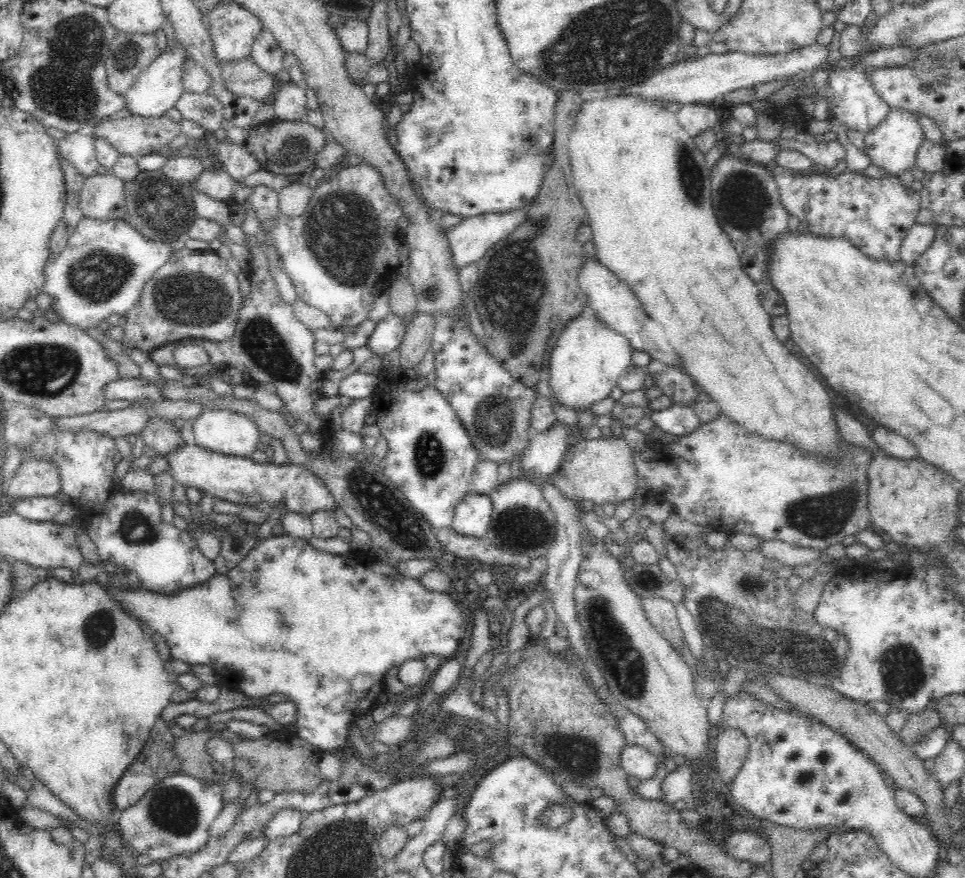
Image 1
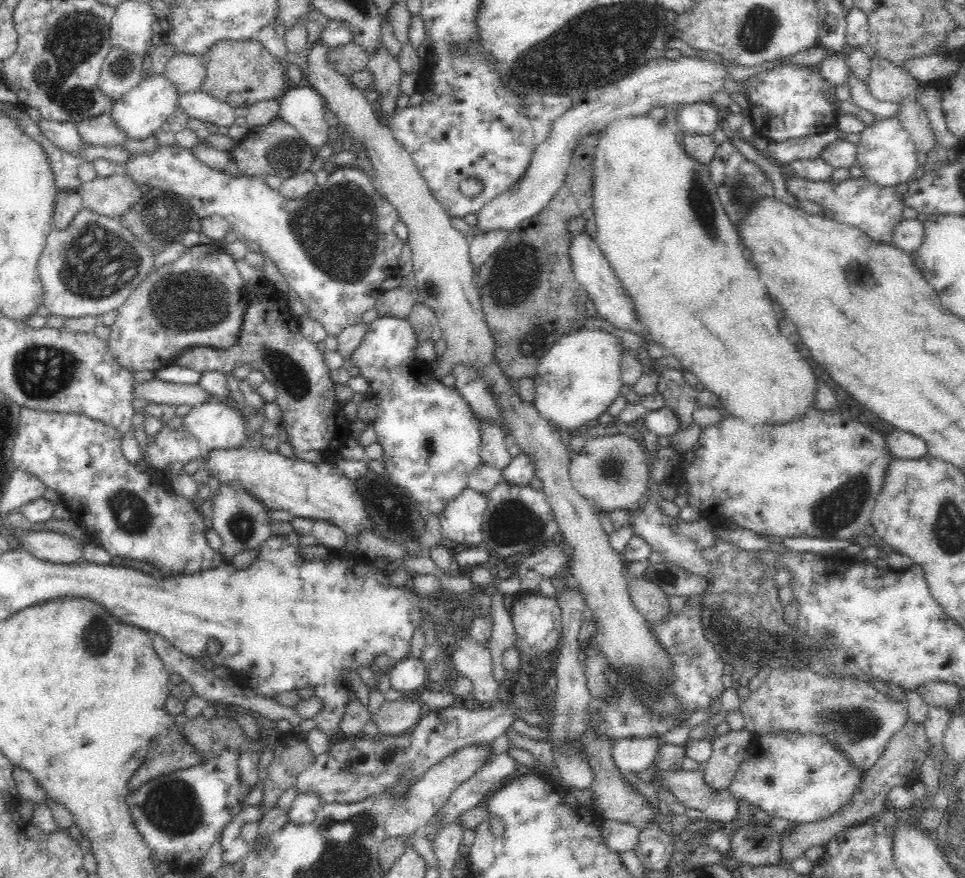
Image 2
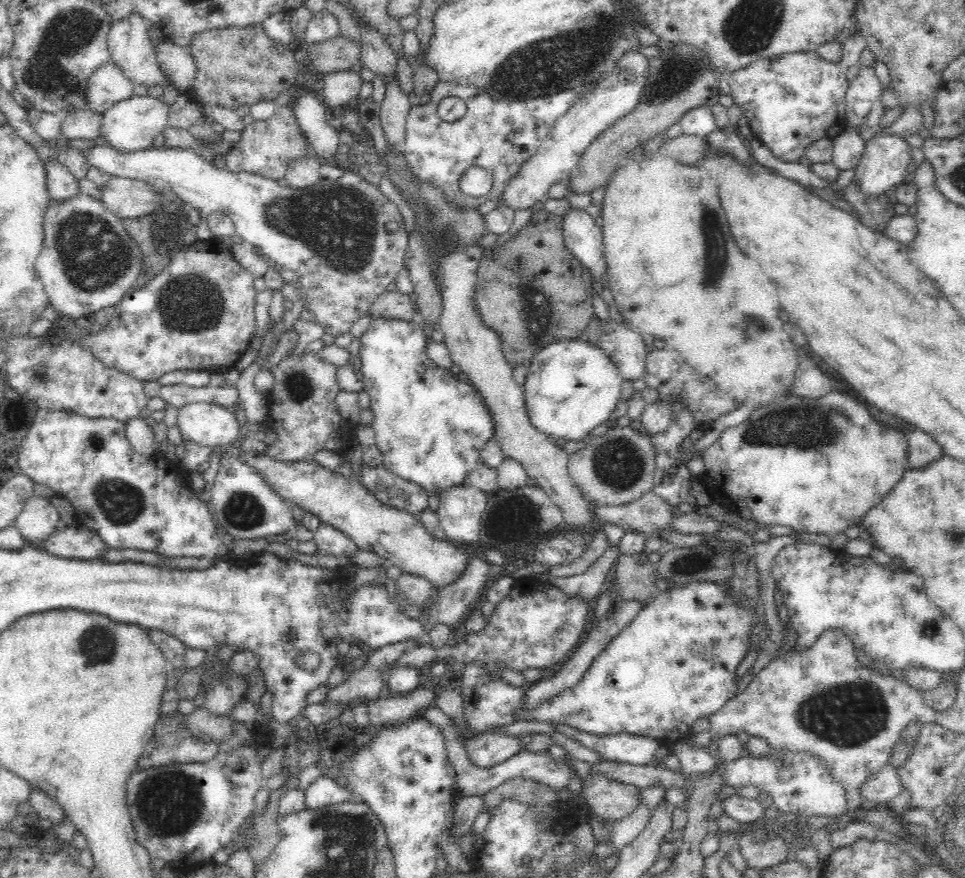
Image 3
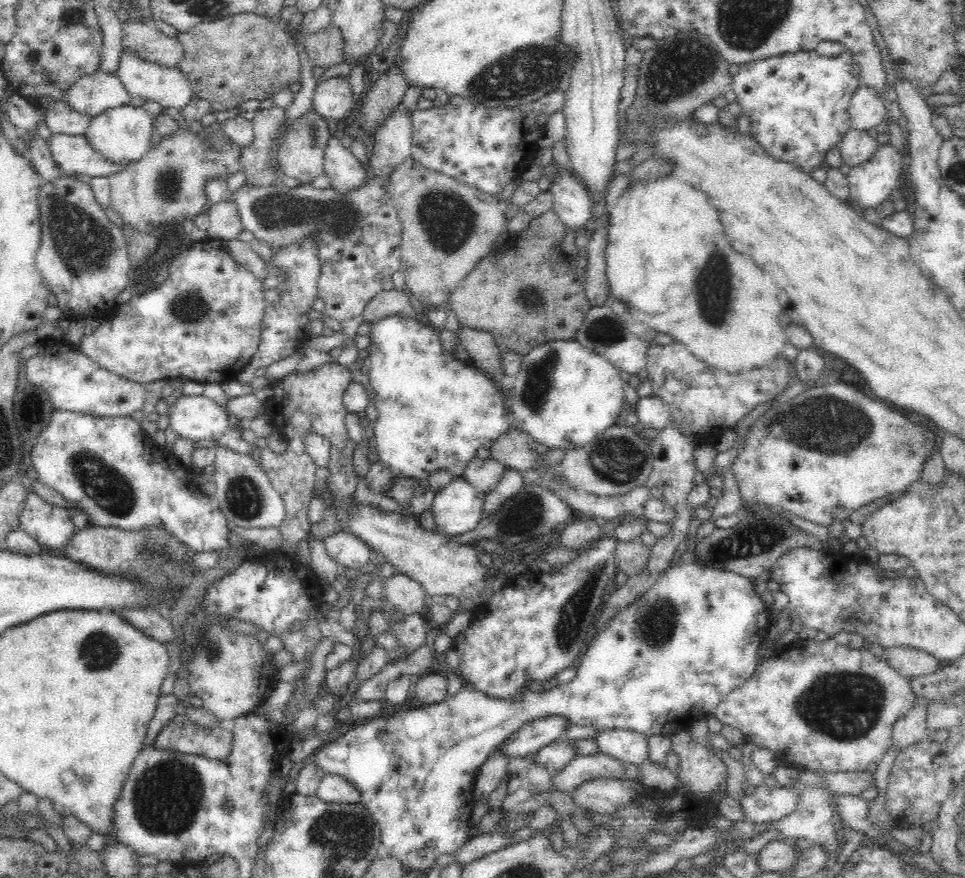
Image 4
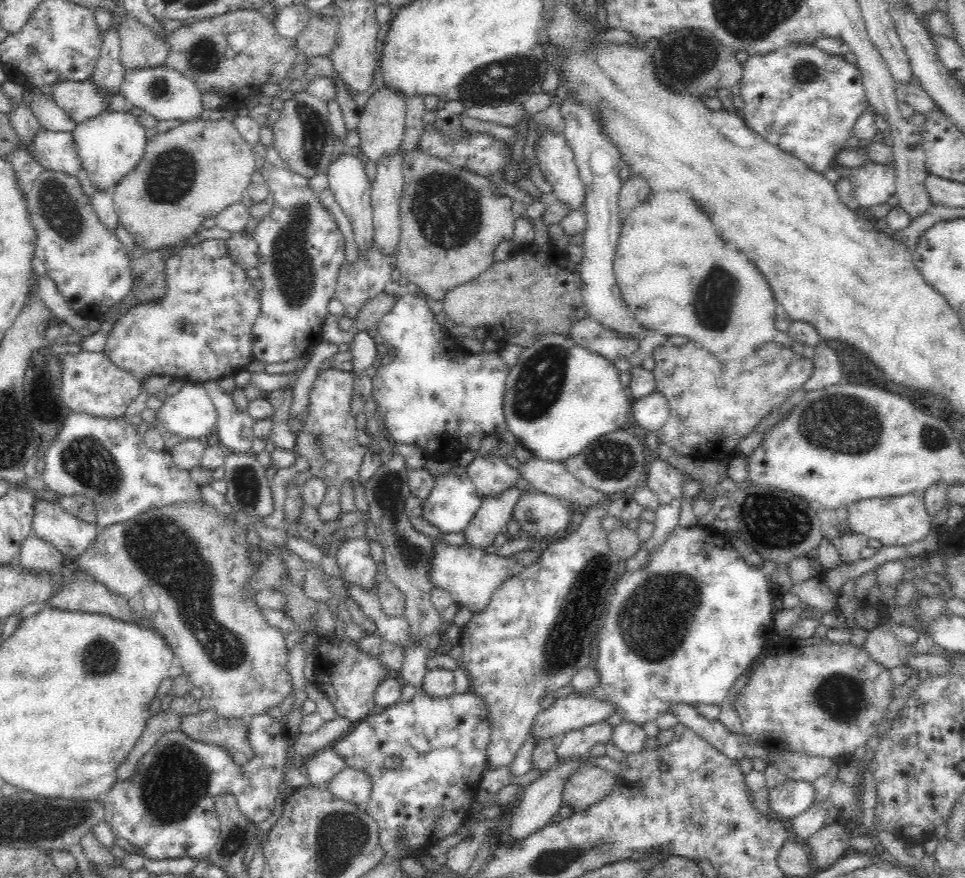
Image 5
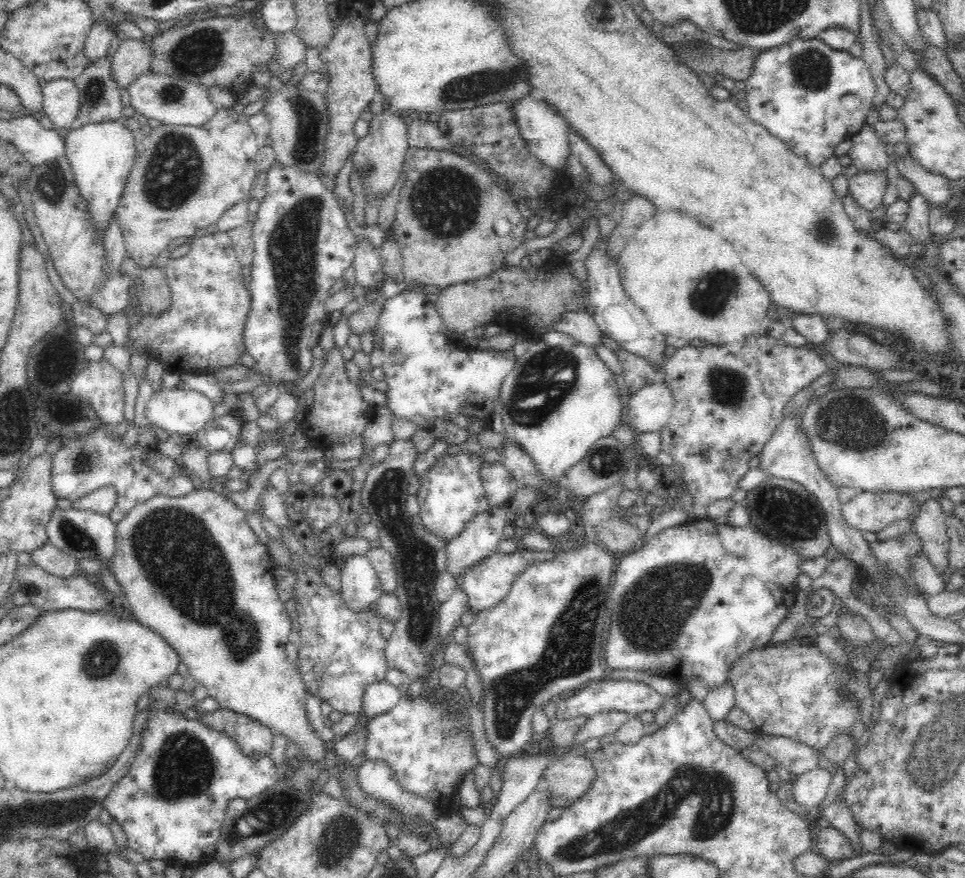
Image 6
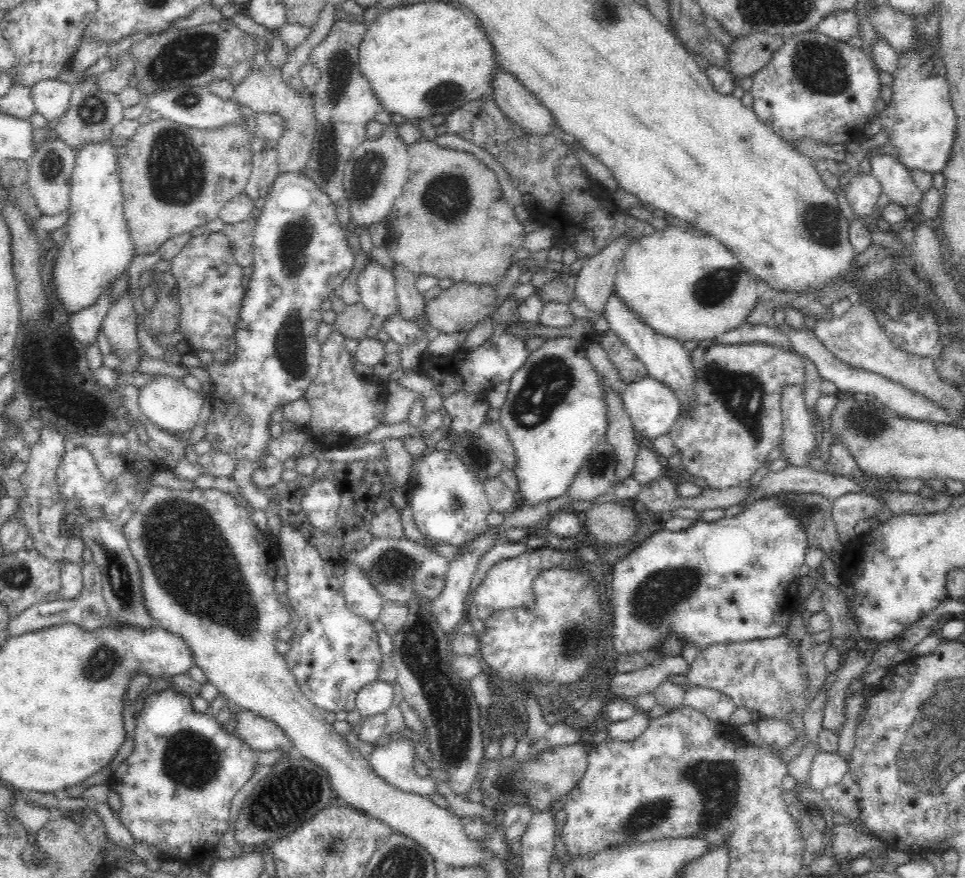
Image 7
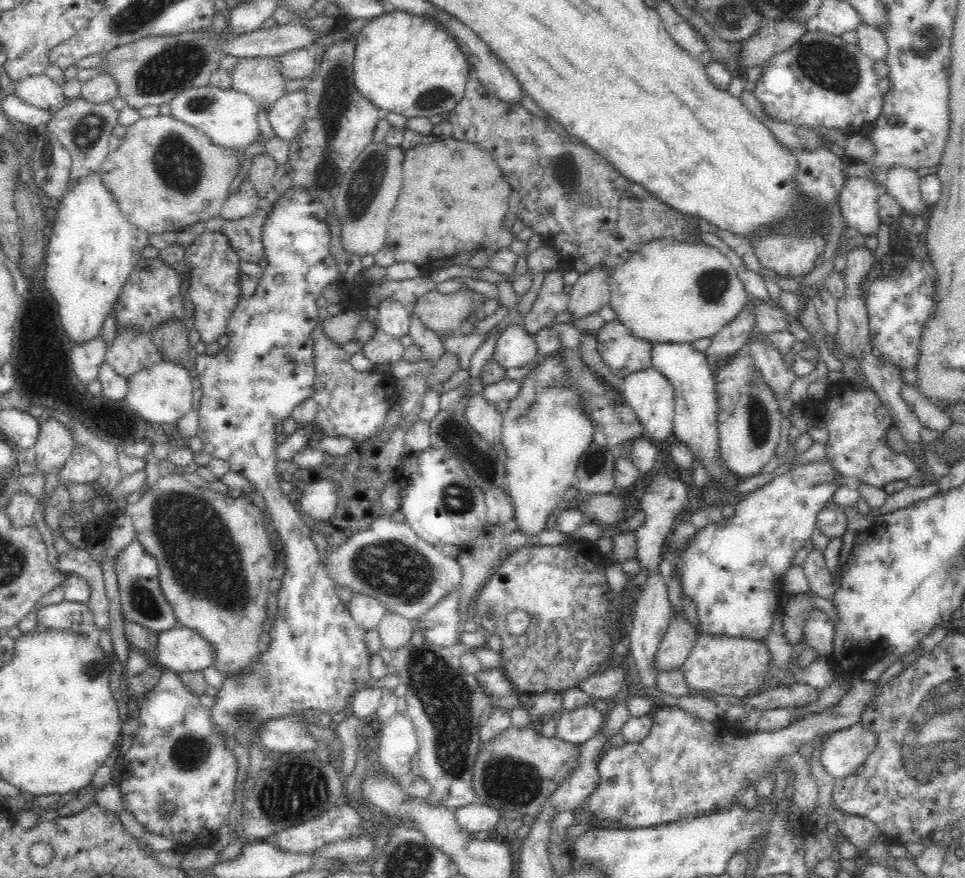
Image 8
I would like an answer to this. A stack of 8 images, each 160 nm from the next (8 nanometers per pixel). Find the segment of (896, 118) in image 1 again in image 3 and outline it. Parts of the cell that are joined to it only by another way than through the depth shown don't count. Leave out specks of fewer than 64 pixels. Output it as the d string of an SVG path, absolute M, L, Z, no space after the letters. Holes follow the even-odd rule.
M877 128L875 134L864 142L864 152L862 152L858 166L854 168L855 177L853 180L868 196L885 194L888 189L904 183L908 165L914 164L911 151L912 149L905 137L884 132Z

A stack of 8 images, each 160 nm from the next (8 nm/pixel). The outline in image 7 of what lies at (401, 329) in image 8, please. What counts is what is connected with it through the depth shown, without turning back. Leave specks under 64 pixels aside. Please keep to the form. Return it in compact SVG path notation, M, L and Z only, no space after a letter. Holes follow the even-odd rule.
M370 259L361 274L358 274L356 283L360 303L374 313L377 320L391 318L399 310L395 279L386 266Z

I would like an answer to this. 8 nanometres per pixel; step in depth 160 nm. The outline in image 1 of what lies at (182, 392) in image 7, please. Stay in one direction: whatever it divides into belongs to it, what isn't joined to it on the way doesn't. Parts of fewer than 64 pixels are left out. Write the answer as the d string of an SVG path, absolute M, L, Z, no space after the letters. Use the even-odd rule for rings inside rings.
M227 409L208 410L193 420L196 445L228 456L250 457L262 448L260 431L246 416Z

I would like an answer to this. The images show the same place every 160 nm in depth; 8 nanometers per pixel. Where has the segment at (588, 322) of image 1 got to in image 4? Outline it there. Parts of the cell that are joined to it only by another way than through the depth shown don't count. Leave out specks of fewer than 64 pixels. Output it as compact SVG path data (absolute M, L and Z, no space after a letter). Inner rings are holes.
M575 339L552 340L532 348L523 356L520 372L510 380L512 423L546 446L570 449L590 443L600 432L621 422L624 396L620 370L598 353L584 348Z

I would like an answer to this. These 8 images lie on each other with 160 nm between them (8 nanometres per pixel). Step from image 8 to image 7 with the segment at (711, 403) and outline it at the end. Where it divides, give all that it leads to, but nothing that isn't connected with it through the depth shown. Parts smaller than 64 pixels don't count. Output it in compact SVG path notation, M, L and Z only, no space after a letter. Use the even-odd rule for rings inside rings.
M613 289L600 317L606 319L609 329L626 344L626 347L642 361L647 368L648 376L669 386L680 400L682 409L690 409L695 402L694 396L694 367L690 363L690 355L684 350L682 343L668 336L655 332L644 324L644 321L616 295Z

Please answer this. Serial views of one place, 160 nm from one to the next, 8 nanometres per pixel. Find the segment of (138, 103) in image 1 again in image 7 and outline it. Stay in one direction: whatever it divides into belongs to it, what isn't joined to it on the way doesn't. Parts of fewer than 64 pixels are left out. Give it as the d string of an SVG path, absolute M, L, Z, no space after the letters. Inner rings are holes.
M108 136L102 142L84 142L78 150L74 150L74 170L72 170L69 192L70 217L64 225L66 236L56 256L50 258L54 262L54 284L56 294L62 301L64 309L72 315L82 308L87 308L102 295L102 290L113 283L122 284L124 272L128 270L134 256L134 245L130 243L130 235L126 229L123 215L123 194L117 167L120 146L114 146Z

